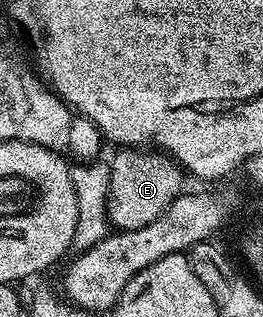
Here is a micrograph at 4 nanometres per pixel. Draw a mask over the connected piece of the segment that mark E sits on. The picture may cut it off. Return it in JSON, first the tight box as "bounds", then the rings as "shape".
{"bounds":[106,149,183,231],"shape":[[[121,149],[118,152],[114,159],[108,160],[110,167],[110,185],[107,188],[106,199],[108,226],[118,231],[143,229],[143,225],[151,225],[151,221],[155,221],[183,194],[183,187],[181,187],[183,171],[174,160],[161,153],[152,153],[147,149]]]}

